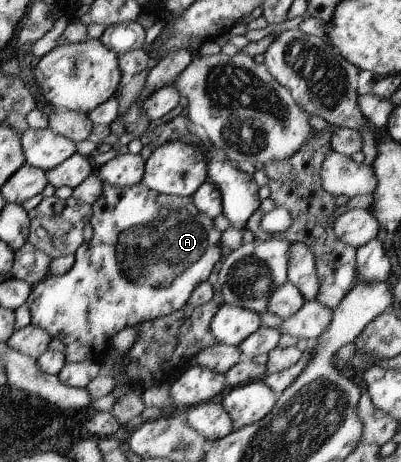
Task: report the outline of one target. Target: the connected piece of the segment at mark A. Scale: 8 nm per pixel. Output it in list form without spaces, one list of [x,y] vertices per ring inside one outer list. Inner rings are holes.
[[[102,181],[102,194],[100,194],[98,200],[94,202],[93,216],[90,218],[90,224],[93,228],[93,237],[80,246],[75,252],[75,263],[69,271],[66,271],[61,276],[55,276],[48,274],[38,284],[35,284],[32,288],[30,296],[28,296],[28,306],[31,314],[31,323],[34,326],[39,326],[42,330],[46,330],[50,334],[51,338],[58,338],[64,342],[66,350],[65,355],[66,363],[68,362],[84,362],[92,361],[96,364],[100,364],[102,367],[107,367],[106,358],[110,354],[110,350],[113,348],[112,338],[114,334],[118,334],[123,328],[130,326],[137,326],[142,322],[156,320],[163,316],[168,316],[177,310],[180,310],[184,305],[189,302],[189,296],[191,292],[204,281],[208,280],[208,276],[212,272],[216,262],[222,260],[224,256],[221,251],[221,232],[214,226],[214,221],[208,218],[204,212],[200,212],[193,202],[192,197],[182,198],[179,196],[170,196],[166,194],[156,193],[155,190],[149,189],[146,185],[140,181],[134,186],[112,186],[108,182]]]

